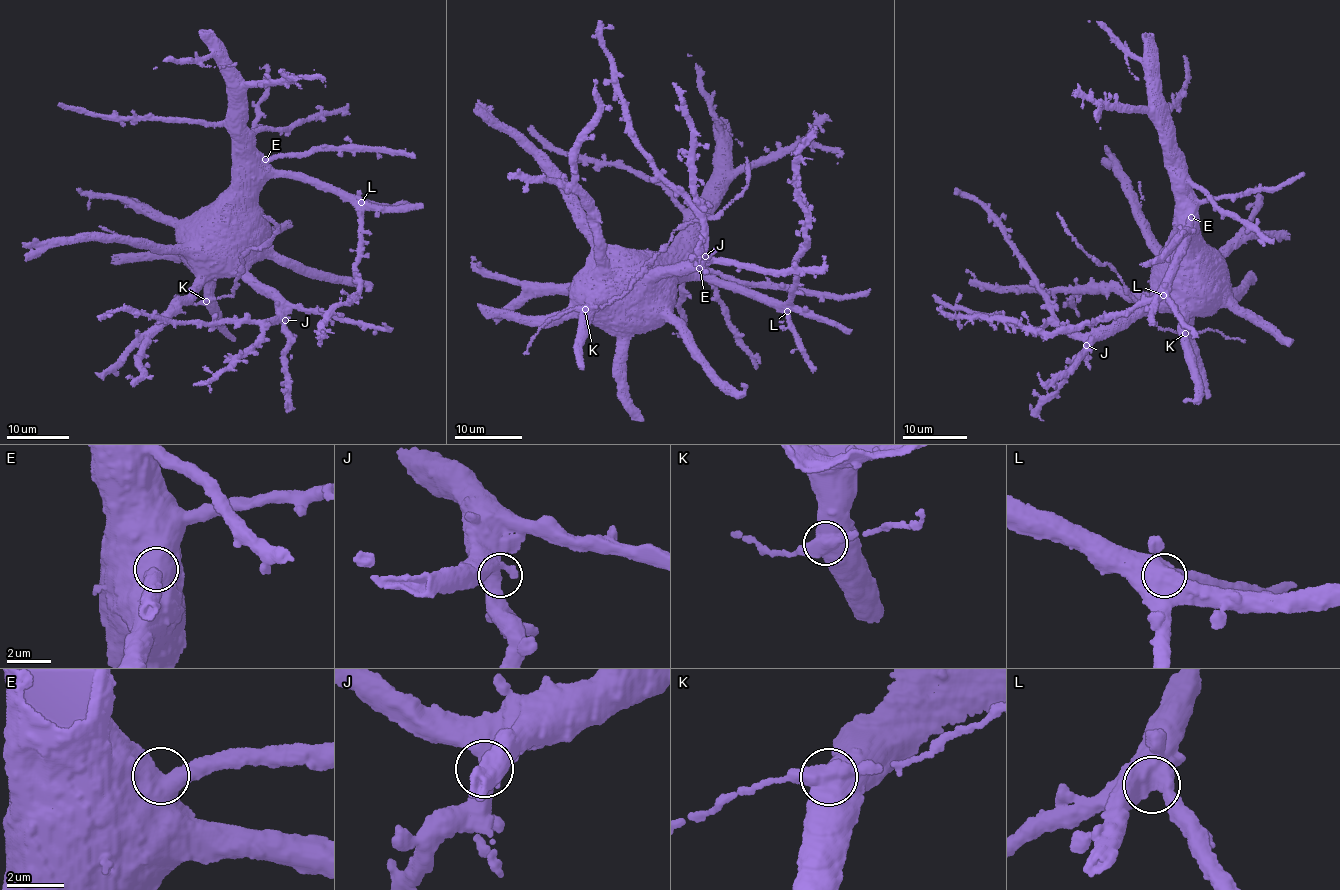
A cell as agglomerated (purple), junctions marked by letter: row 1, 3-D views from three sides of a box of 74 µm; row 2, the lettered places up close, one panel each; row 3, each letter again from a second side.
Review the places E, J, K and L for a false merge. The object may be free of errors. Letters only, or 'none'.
K

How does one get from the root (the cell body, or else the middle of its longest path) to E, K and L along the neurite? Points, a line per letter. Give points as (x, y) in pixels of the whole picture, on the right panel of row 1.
E: (1185, 280), (1187, 250), (1182, 240), (1198, 225), (1191, 217)
K: (1185, 280), (1187, 298), (1184, 333)
L: (1185, 280), (1180, 254), (1167, 241), (1184, 233), (1186, 241), (1174, 255), (1163, 286), (1163, 295)

